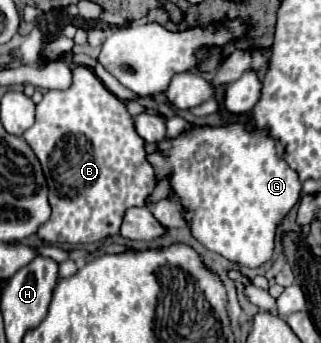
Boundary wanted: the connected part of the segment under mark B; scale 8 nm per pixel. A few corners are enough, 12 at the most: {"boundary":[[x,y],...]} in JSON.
{"boundary":[[86,66],[24,140],[46,244],[118,234],[156,182],[126,106]]}

